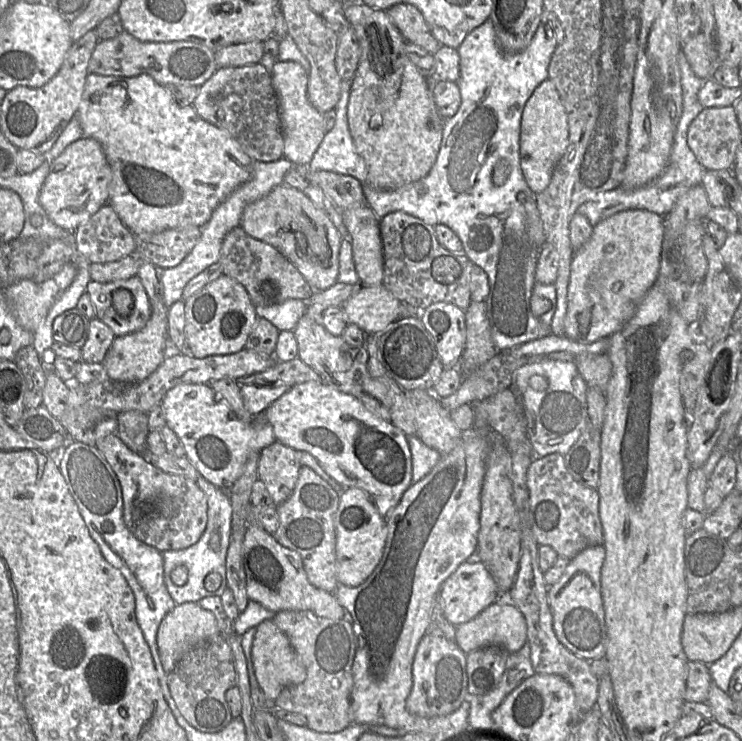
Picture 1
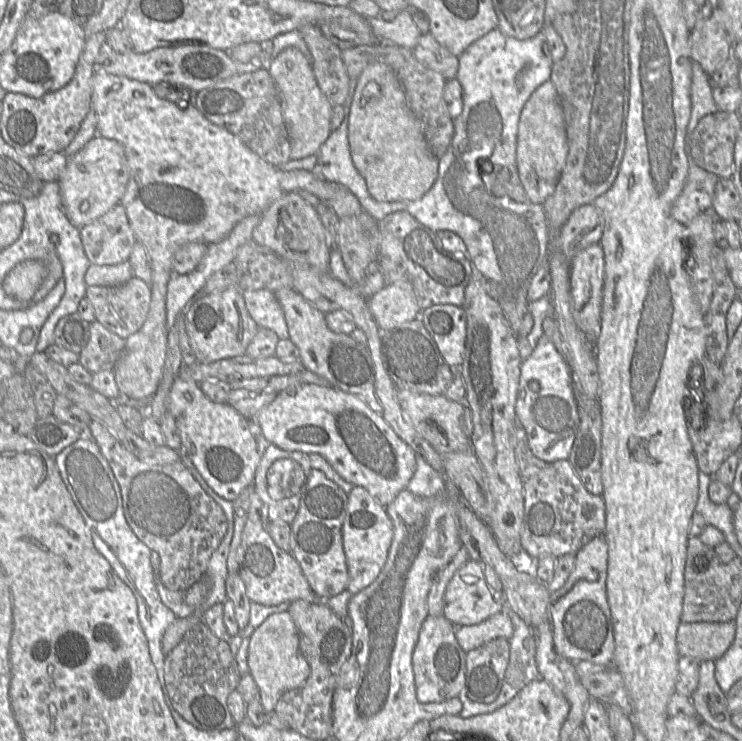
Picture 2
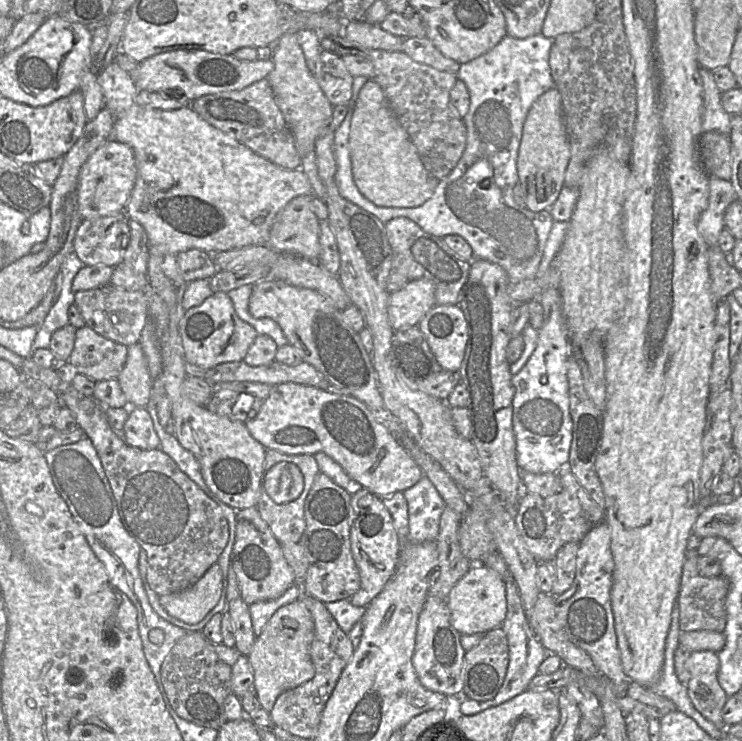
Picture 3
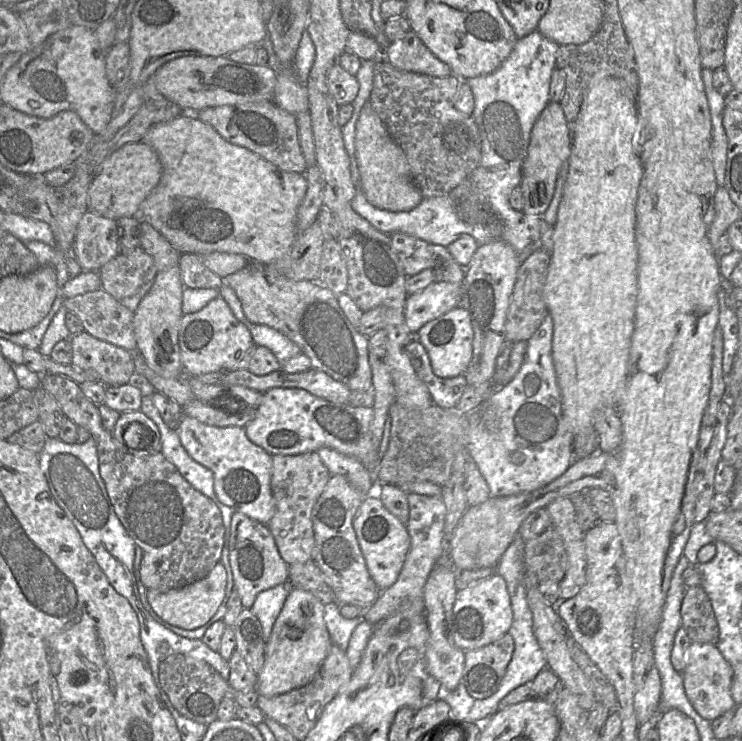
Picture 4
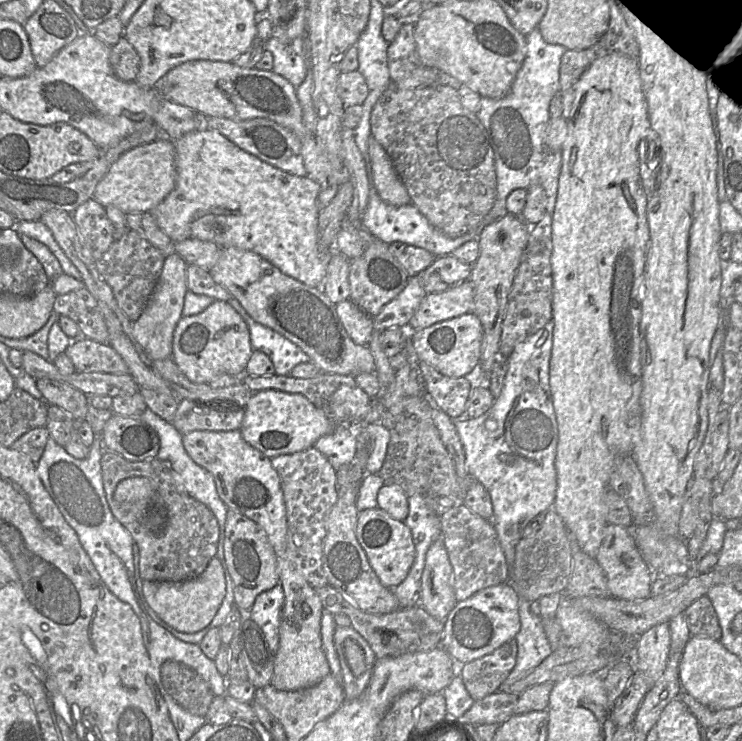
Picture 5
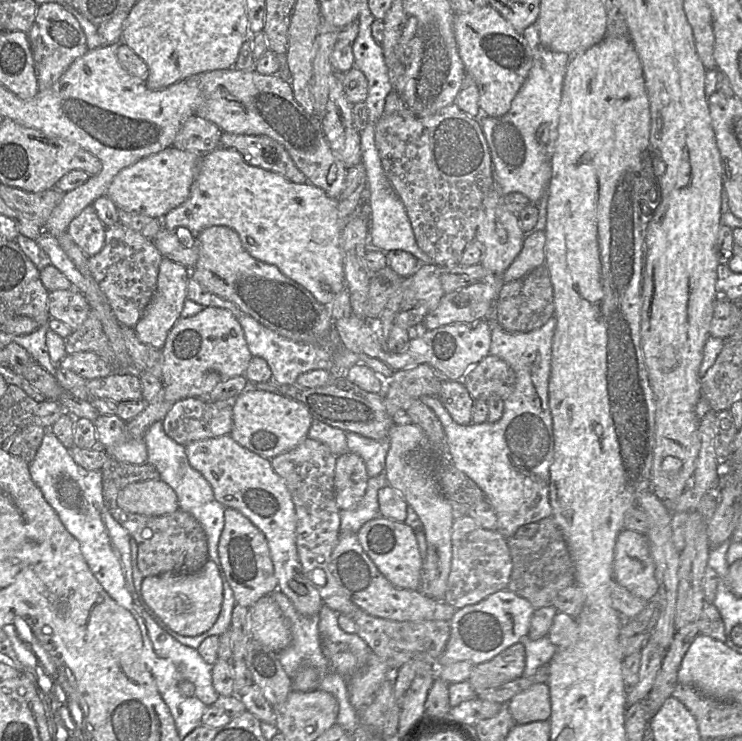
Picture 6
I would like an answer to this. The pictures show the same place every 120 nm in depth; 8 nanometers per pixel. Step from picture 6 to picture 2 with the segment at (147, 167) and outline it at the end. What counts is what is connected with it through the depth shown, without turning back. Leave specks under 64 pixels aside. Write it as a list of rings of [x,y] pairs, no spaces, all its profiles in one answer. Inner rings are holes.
[[[96,135],[82,149],[67,157],[58,183],[65,214],[78,229],[101,217],[119,204],[129,180],[129,167],[123,145]]]

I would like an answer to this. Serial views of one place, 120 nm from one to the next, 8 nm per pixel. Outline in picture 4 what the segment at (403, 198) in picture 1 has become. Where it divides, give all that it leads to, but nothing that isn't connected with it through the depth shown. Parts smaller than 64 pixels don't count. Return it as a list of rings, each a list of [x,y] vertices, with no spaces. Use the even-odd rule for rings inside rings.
[[[538,30],[532,31],[523,38],[517,39],[510,55],[493,72],[466,80],[474,96],[474,110],[472,118],[475,121],[481,137],[481,159],[476,168],[448,194],[440,197],[424,198],[422,202],[410,211],[390,212],[376,208],[370,204],[361,189],[360,173],[357,166],[355,151],[356,123],[363,105],[369,100],[373,87],[375,61],[362,60],[360,68],[355,75],[359,83],[359,91],[351,103],[353,113],[350,120],[342,127],[344,147],[350,158],[351,180],[356,194],[351,202],[353,210],[367,220],[380,232],[391,235],[404,233],[430,244],[447,247],[457,240],[462,234],[472,236],[478,246],[492,241],[503,241],[515,250],[520,262],[523,262],[534,251],[541,248],[540,224],[543,218],[549,226],[554,226],[557,220],[558,207],[563,196],[563,189],[568,175],[567,163],[561,166],[555,185],[551,202],[543,216],[527,215],[523,211],[514,210],[509,203],[509,197],[516,186],[520,186],[522,178],[522,164],[526,158],[530,142],[532,127],[540,113],[549,102],[551,75],[556,68],[557,51],[559,44],[544,37]]]

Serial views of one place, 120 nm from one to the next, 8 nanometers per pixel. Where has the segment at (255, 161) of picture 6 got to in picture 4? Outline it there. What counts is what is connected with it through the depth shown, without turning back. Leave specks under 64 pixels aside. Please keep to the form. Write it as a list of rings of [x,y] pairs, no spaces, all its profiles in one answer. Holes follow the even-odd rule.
[[[273,100],[208,107],[194,115],[211,125],[226,141],[247,148],[286,172],[304,174],[308,167],[300,146],[296,116],[278,107]]]

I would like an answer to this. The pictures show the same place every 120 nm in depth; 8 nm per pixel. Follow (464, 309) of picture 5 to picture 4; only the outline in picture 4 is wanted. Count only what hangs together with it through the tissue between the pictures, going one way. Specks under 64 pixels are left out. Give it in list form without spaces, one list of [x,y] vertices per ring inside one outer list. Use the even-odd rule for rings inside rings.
[[[435,281],[423,290],[407,295],[404,304],[404,320],[410,331],[416,335],[429,321],[460,305],[461,284]]]

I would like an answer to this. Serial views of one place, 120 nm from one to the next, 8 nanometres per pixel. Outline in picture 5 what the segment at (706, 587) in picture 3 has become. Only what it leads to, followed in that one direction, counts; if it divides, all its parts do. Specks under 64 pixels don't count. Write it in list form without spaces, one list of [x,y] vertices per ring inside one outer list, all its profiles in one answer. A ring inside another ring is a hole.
[[[707,595],[696,600],[685,610],[691,636],[706,636],[720,641],[722,629],[711,600]]]

